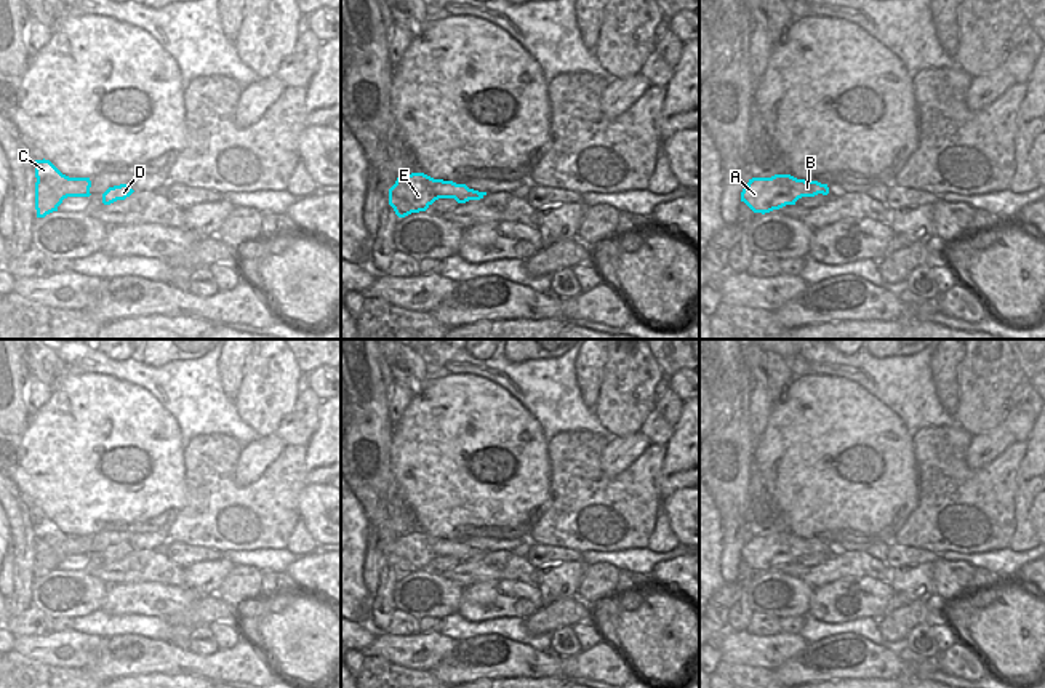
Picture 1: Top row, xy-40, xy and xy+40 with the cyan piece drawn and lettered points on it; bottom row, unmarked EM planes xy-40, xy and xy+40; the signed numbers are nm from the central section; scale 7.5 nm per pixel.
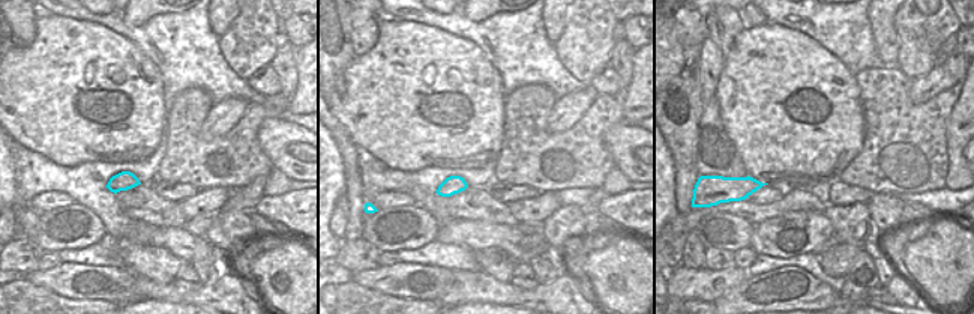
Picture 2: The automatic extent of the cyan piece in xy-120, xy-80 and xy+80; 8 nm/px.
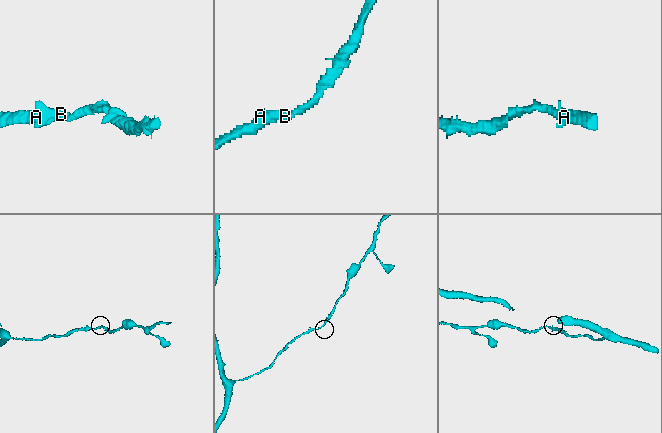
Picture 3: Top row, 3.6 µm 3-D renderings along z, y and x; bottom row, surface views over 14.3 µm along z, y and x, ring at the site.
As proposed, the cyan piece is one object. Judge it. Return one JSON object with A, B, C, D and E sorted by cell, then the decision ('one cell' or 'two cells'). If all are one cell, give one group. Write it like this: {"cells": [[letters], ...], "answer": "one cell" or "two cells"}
{"cells": [["A", "B", "C", "D", "E"]], "answer": "one cell"}

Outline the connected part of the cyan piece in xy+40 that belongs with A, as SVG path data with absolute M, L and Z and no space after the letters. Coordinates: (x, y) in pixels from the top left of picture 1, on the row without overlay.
M775 533L771 536L752 536L741 550L744 560L754 571L770 571L786 563L795 563L802 555L827 554L827 542L818 539L797 538L791 533Z

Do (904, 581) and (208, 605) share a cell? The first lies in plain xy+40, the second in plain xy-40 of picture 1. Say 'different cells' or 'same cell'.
different cells

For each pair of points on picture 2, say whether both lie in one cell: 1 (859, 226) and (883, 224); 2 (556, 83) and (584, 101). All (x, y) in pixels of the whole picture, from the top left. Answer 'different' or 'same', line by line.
1: different
2: different

